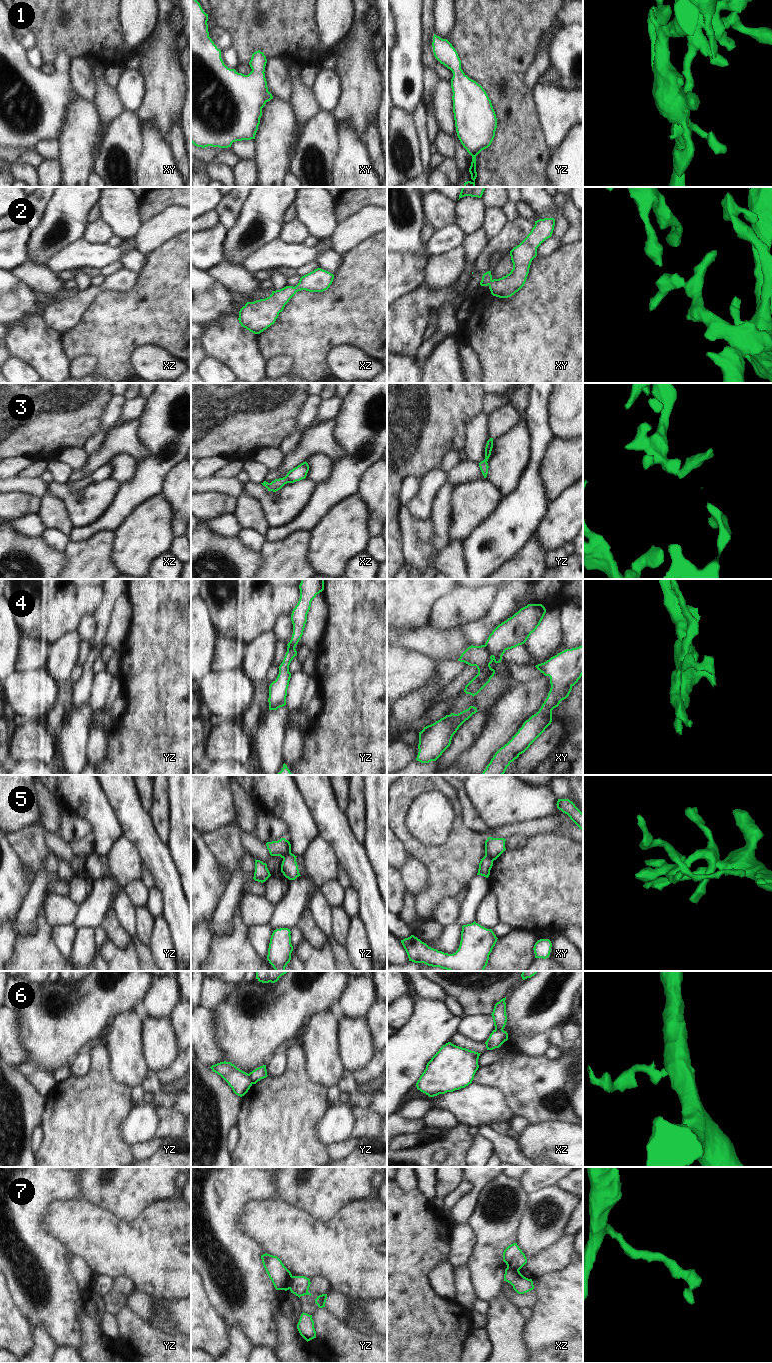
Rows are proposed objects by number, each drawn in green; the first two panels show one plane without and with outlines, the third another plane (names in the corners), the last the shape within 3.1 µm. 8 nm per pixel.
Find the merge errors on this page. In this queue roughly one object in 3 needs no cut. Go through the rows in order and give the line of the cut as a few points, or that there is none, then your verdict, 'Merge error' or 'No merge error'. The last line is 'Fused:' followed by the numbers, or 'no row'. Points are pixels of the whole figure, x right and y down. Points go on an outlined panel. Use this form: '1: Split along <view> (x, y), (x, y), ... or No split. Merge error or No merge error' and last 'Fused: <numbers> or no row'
1: No split. No merge error
2: No split. No merge error
3: No split. No merge error
4: Split along xy (484, 645), (492, 656). Merge error
5: Split along xy (485, 854), (493, 860). Merge error
6: Split along yz (248, 1074), (252, 1083). Merge error
7: Split along yz (292, 1276), (289, 1288). Merge error
Fused: 4, 5, 6, 7

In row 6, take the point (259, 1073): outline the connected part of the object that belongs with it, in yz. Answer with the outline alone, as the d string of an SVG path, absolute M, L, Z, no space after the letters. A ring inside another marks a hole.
M266 1065L256 1068L255 1070L253 1070L252 1072L249 1073L249 1076L252 1080L252 1084L256 1084L261 1079L266 1078L268 1076L267 1070L266 1070Z

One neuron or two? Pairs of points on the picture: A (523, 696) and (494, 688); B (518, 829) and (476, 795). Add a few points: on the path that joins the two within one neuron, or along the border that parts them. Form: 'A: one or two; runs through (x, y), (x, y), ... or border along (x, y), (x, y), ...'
A: two; border along (508, 691), (500, 699)
B: two; border along (535, 820), (525, 820), (493, 829), (489, 828)

